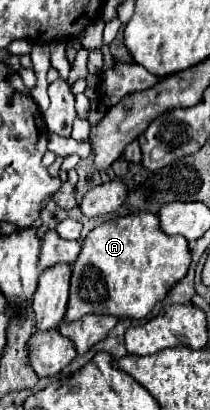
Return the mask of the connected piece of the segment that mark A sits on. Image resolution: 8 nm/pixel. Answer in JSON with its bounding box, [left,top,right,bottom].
[65,212,191,322]

